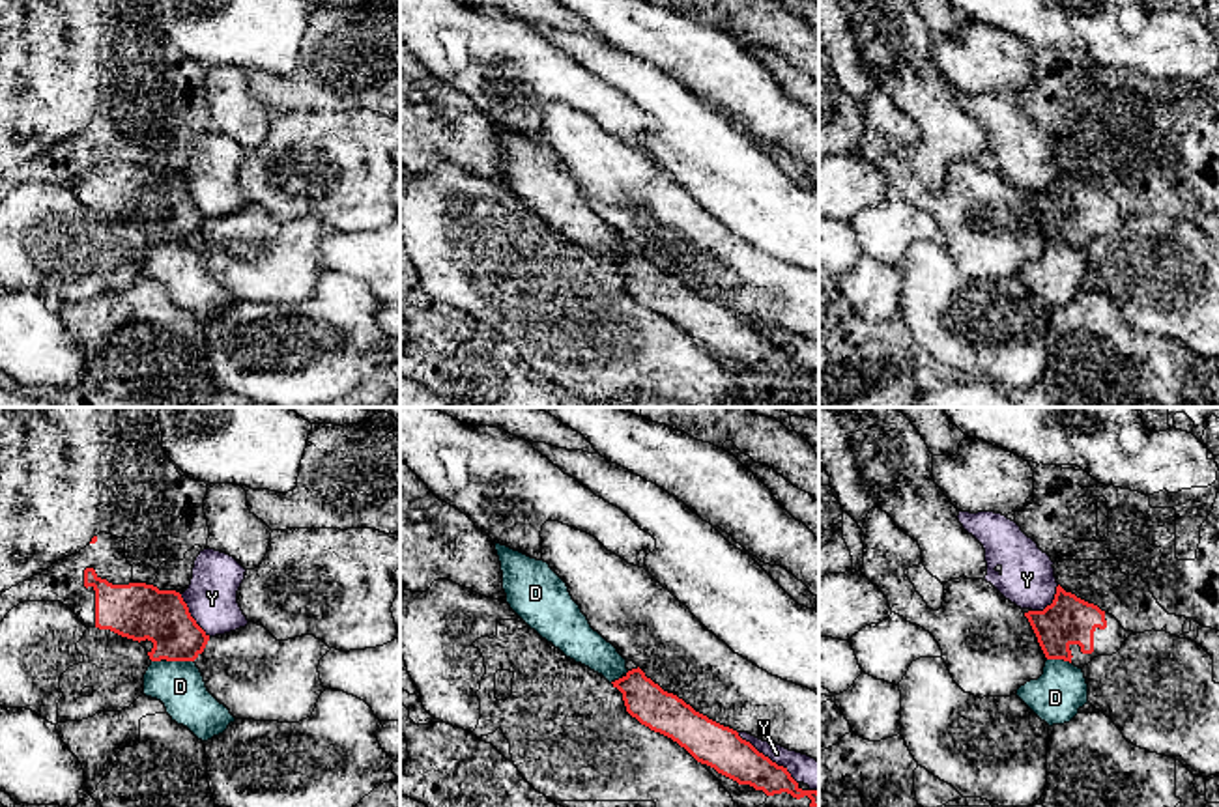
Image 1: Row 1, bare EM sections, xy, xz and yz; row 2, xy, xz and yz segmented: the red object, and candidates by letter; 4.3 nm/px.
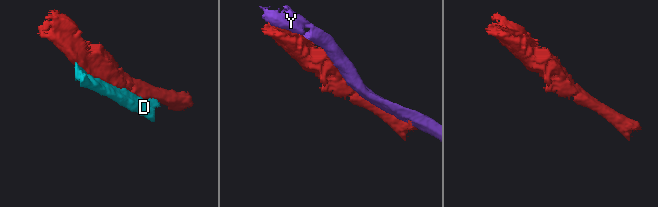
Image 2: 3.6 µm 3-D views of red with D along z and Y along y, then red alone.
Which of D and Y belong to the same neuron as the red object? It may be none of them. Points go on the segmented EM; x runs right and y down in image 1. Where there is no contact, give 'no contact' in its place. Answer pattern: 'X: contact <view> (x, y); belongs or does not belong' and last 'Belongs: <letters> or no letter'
D: contact xy (180, 660); does not belong
Y: contact xz (767, 757); does not belong
Belongs: no letter

